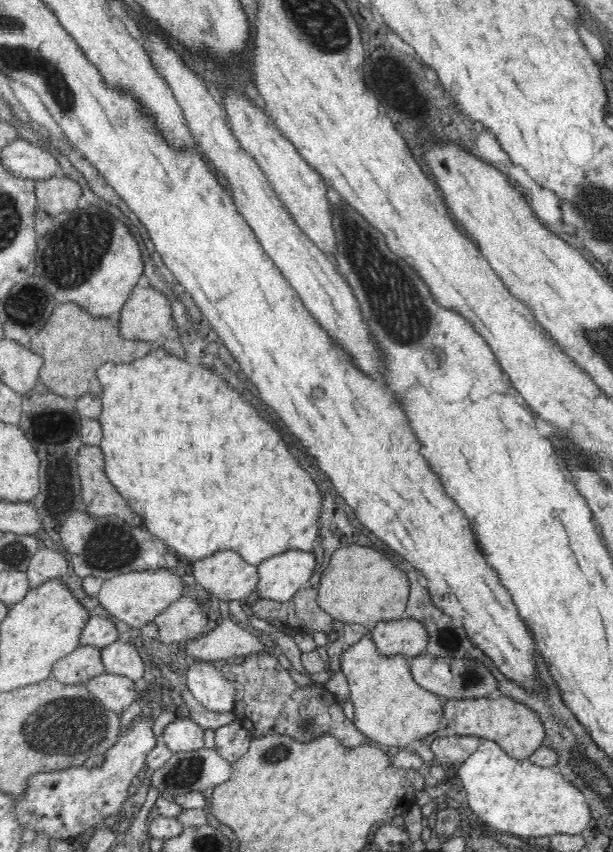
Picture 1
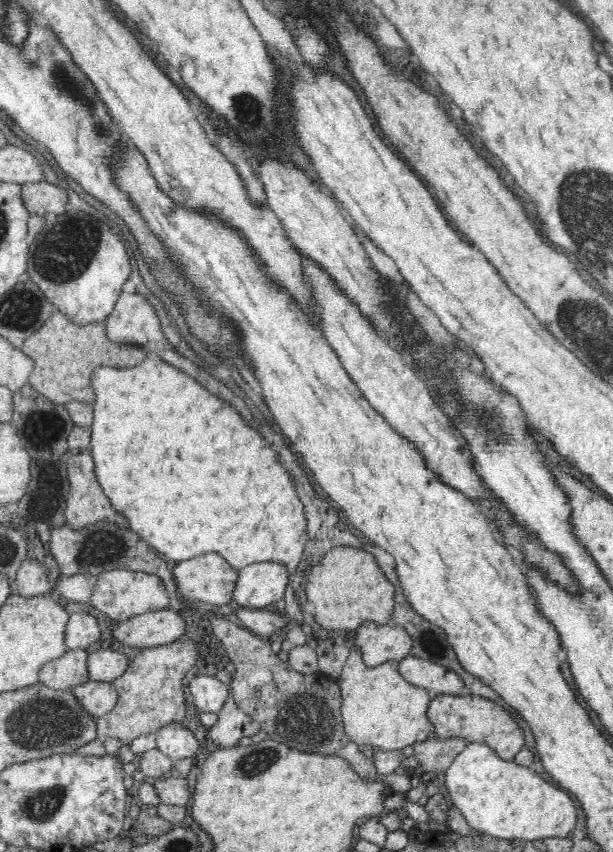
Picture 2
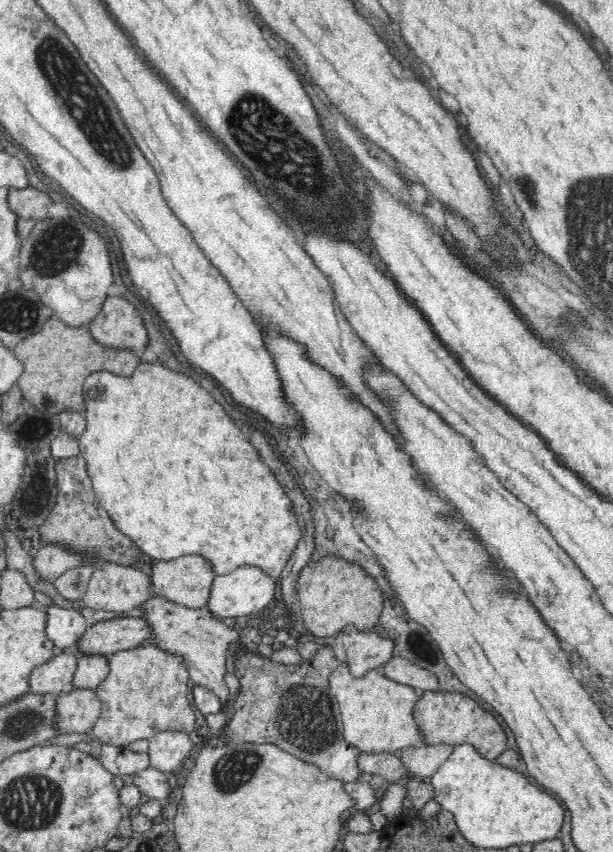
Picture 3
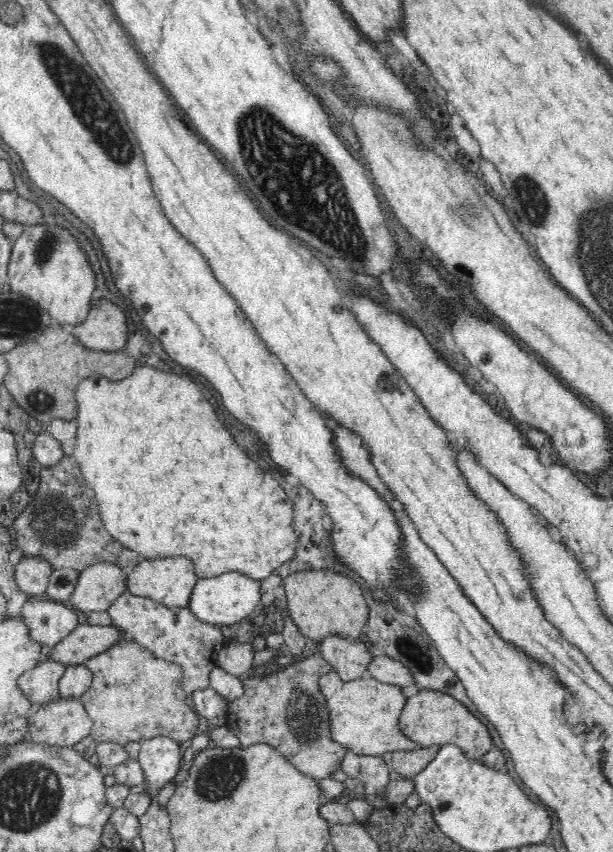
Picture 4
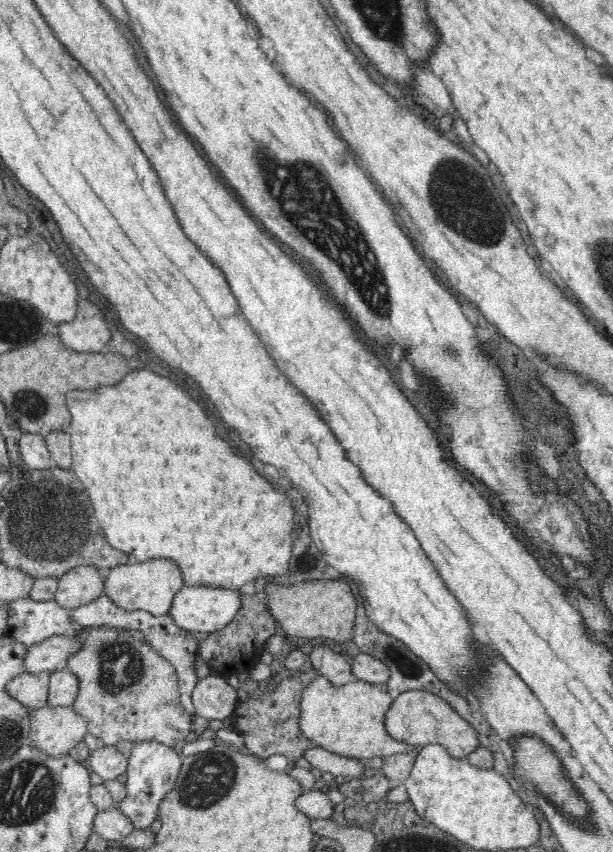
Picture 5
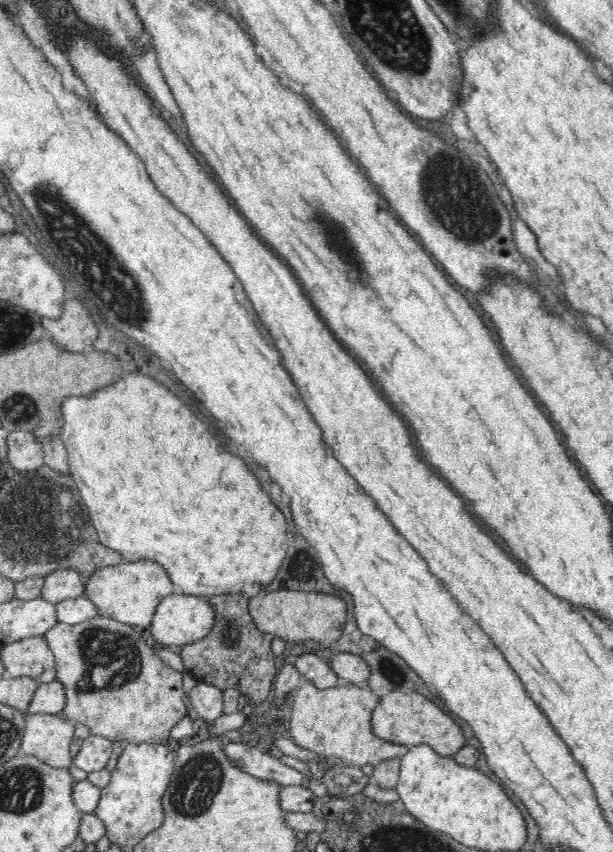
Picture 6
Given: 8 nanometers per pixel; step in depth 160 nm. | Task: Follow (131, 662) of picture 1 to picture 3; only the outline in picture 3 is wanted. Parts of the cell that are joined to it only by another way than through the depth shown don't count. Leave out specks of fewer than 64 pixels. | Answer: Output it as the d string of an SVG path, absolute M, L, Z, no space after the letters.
M104 655L78 656L72 686L76 689L95 689L104 682L109 668Z

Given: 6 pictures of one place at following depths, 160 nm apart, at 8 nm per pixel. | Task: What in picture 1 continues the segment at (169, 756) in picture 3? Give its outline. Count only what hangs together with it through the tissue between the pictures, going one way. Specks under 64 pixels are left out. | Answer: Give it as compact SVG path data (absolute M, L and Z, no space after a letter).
M179 716L164 728L160 737L174 754L176 752L194 752L204 747L204 733L198 723Z

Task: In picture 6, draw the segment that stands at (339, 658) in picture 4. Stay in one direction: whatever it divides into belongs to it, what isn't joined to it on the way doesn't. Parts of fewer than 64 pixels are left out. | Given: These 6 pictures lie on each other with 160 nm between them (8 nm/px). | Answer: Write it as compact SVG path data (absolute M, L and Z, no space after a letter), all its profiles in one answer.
M313 652L294 656L292 659L296 669L300 672L303 680L314 681L318 689L327 689L342 683L336 673L328 666L324 654L318 655Z

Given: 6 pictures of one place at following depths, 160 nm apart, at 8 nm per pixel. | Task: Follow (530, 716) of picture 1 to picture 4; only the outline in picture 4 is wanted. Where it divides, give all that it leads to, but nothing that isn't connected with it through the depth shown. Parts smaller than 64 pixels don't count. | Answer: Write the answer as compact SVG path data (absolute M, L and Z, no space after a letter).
M420 690L416 695L405 699L397 724L402 734L419 746L455 745L466 758L482 760L493 748L493 739L488 728L468 711L464 703L442 691Z

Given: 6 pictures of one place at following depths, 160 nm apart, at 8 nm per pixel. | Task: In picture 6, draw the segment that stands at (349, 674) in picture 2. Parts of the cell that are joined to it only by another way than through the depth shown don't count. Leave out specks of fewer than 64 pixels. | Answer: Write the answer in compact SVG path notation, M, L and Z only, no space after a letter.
M302 680L296 690L289 720L289 735L296 745L311 750L330 762L339 759L346 765L362 768L376 766L388 759L402 759L408 747L382 741L370 729L369 715L372 714L380 697L368 686L340 683L327 689L318 689L314 681Z

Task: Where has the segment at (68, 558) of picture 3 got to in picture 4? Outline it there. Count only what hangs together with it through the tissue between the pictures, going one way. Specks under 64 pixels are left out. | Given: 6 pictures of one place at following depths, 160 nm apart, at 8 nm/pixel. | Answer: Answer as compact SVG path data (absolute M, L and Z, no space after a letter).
M21 559L14 566L14 579L16 585L31 598L33 595L42 594L48 588L52 565L45 564L44 560Z

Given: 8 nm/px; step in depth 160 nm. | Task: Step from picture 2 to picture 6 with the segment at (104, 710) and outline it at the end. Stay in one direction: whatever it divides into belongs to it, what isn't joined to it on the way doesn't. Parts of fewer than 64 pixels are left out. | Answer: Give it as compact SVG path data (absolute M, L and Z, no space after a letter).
M30 713L25 717L20 754L34 757L53 768L68 768L73 764L70 744L76 735L74 722L48 713Z

